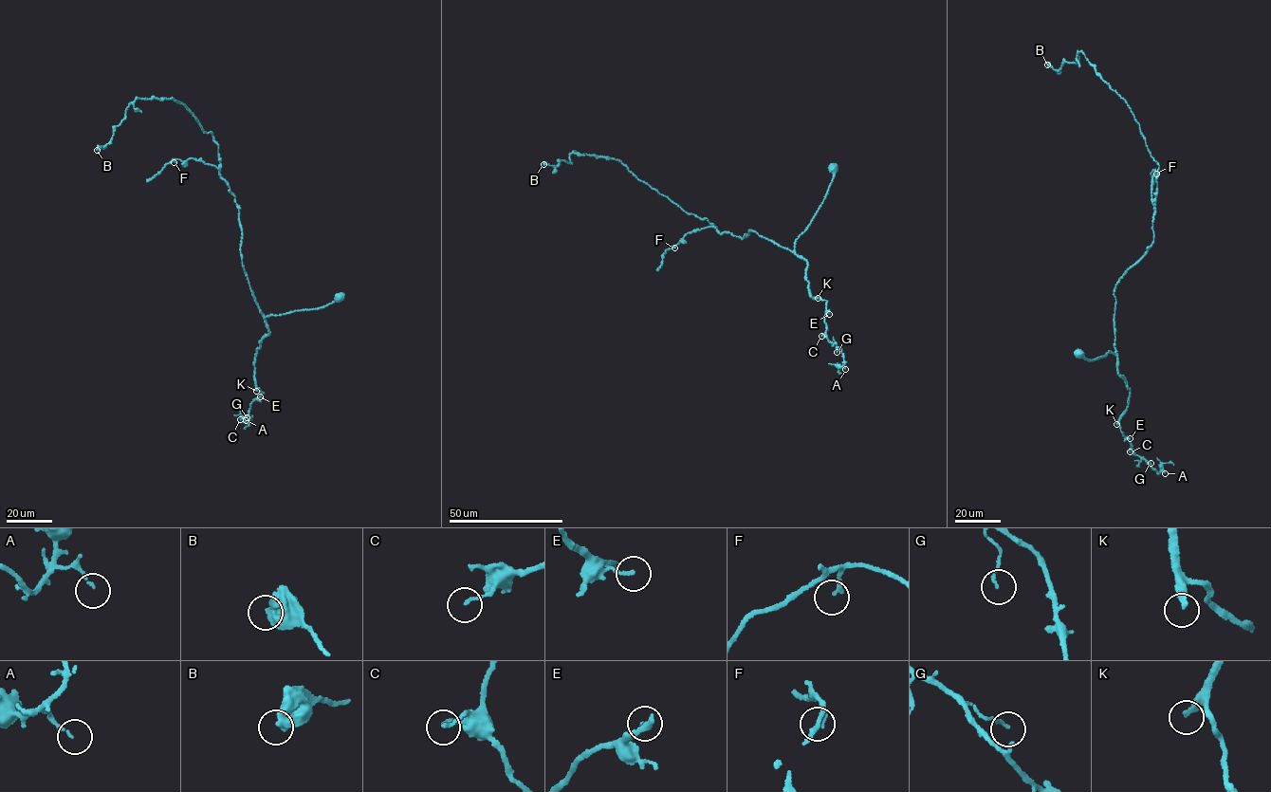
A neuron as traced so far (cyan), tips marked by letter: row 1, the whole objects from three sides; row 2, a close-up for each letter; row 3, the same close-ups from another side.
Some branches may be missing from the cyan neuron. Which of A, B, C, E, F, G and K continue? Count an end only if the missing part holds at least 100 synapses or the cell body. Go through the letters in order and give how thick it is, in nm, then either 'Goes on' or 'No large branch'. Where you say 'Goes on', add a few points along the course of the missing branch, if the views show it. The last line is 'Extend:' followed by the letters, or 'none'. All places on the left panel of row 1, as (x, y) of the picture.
A: Thickness 90 nm. No large branch
B: Thickness 600 nm. No large branch
C: Thickness 120 nm. No large branch
E: Thickness 140 nm. No large branch
F: Thickness 170 nm. No large branch
G: Thickness 110 nm. No large branch
K: Thickness 300 nm. Goes on. Course of what is missing: (256, 391), (277, 398), (273, 421), (272, 408), (303, 396), (305, 374), (320, 379), (316, 359)
Extend: K

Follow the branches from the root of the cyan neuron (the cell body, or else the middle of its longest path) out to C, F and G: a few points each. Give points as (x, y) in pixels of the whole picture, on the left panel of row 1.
C: (339, 296), (322, 307), (264, 318), (268, 334), (257, 349), (254, 374), (263, 394), (240, 419)
F: (339, 296), (321, 307), (264, 317), (243, 266), (239, 211), (228, 183), (213, 165), (193, 158), (174, 162)
G: (339, 296), (322, 307), (264, 318), (268, 334), (257, 349), (254, 374), (263, 394), (250, 404), (247, 417)

